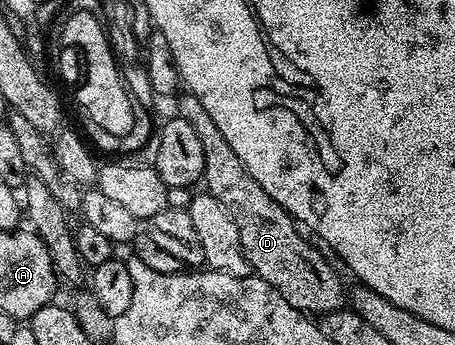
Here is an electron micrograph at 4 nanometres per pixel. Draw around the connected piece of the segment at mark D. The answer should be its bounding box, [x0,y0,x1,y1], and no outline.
[178,92,345,316]

